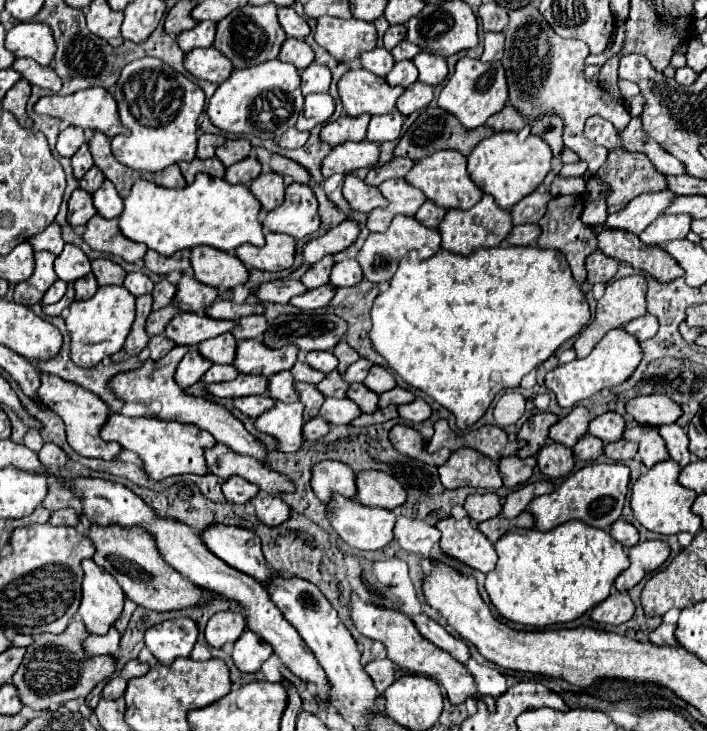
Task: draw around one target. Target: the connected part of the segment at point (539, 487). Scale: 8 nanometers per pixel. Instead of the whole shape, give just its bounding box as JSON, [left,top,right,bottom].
[502,480,554,518]

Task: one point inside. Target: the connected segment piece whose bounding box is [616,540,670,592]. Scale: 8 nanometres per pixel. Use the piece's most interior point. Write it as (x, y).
(646, 557)

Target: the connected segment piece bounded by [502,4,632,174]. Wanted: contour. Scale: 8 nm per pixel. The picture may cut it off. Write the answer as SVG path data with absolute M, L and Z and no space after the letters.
M530 4L530 8L520 8L518 12L510 12L510 24L506 28L506 50L502 56L502 64L506 70L506 80L508 80L508 104L514 106L526 120L528 124L532 124L534 120L538 120L544 114L556 114L564 120L564 144L566 148L574 150L580 160L584 160L590 168L590 172L594 174L604 162L606 162L606 148L598 148L594 142L590 142L586 136L582 136L584 130L584 122L590 116L602 116L608 118L612 124L616 124L616 130L622 132L628 122L632 120L630 112L626 110L622 100L614 100L610 96L610 92L606 92L604 88L600 88L598 84L590 82L584 76L584 68L586 68L586 58L590 54L588 46L582 40L564 40L558 38L554 34L554 30L550 28L550 24L546 24L544 16Z

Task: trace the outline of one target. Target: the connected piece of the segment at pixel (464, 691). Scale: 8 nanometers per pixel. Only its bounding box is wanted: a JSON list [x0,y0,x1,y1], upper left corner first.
[350,594,478,704]

